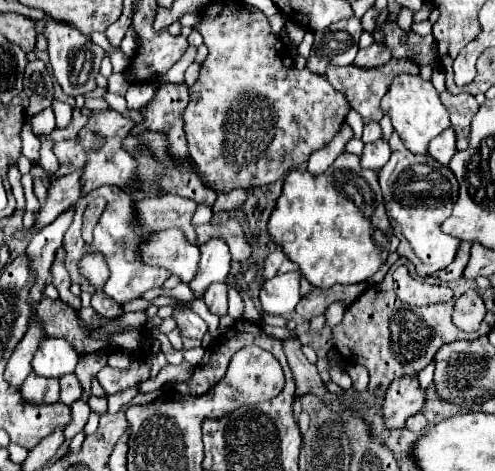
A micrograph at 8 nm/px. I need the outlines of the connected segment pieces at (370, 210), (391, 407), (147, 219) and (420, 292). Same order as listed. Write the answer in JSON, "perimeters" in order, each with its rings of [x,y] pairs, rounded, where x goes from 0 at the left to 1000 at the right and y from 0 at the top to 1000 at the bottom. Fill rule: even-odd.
{"perimeters":[[[[689,325],[681,342],[653,367],[628,372],[616,359],[596,359],[576,376],[572,414],[560,423],[560,435],[543,465],[547,512],[560,516],[572,537],[604,563],[612,588],[632,605],[661,614],[669,605],[713,605],[741,597],[762,580],[770,558],[782,554],[782,541],[794,537],[806,520],[806,507],[794,495],[794,482],[778,456],[778,427],[762,389],[762,367],[733,359],[725,333],[709,325]]],[[[802,805],[774,851],[770,868],[770,890],[774,902],[794,915],[794,911],[814,911],[822,885],[838,881],[859,856],[859,834],[846,826],[842,805]]],[[[329,414],[329,418],[297,418],[277,431],[281,473],[297,490],[325,490],[362,482],[370,486],[374,503],[394,518],[396,495],[386,482],[386,465],[394,456],[398,431],[386,423],[370,423],[358,414]]],[[[806,563],[794,580],[798,592],[798,622],[814,643],[826,648],[867,648],[873,643],[895,643],[915,631],[915,618],[905,607],[867,605],[867,601],[846,601],[838,597],[818,563]]]]}

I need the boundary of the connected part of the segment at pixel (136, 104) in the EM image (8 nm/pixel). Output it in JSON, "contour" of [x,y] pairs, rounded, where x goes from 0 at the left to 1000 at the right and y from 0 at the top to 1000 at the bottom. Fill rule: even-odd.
{"contour":[[[273,176],[273,180],[261,180],[261,193],[253,197],[261,231],[293,227],[309,210],[313,189],[317,189],[313,176]]]}

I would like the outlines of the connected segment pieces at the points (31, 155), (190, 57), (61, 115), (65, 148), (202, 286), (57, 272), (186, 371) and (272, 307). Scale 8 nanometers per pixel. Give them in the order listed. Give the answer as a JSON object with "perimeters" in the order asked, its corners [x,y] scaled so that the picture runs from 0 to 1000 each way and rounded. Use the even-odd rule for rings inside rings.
{"perimeters":[[[[53,240],[51,261],[42,278],[44,327],[55,333],[65,348],[71,348],[81,333],[83,301],[63,276],[63,248],[63,244]]],[[[382,100],[374,108],[374,121],[362,134],[354,134],[354,142],[341,155],[333,155],[325,172],[329,176],[374,176],[374,151],[394,130],[394,117],[398,117],[398,100]]],[[[107,212],[103,229],[111,242],[113,272],[133,270],[145,253],[147,229],[129,217]]],[[[139,295],[139,299],[119,299],[107,308],[107,325],[119,338],[119,363],[115,372],[131,372],[147,359],[164,359],[172,350],[172,312],[156,299],[156,295]]],[[[446,503],[414,512],[410,520],[402,520],[402,529],[406,529],[402,592],[394,592],[394,601],[382,605],[398,626],[406,626],[426,601],[459,597],[467,558],[463,524]]],[[[119,524],[119,533],[115,533],[115,541],[111,541],[111,558],[107,558],[107,571],[103,571],[103,580],[107,580],[107,605],[115,609],[115,618],[119,618],[119,631],[131,639],[131,643],[139,643],[143,652],[152,652],[152,660],[160,660],[160,652],[164,652],[164,631],[160,626],[147,626],[143,622],[143,588],[139,588],[139,575],[131,571],[131,533],[127,533],[127,524]]],[[[370,766],[362,775],[337,773],[325,783],[319,796],[311,803],[301,803],[281,815],[283,834],[299,834],[323,826],[335,811],[370,811],[380,809],[390,794],[392,781]]],[[[584,575],[576,584],[539,592],[523,622],[531,660],[547,665],[547,669],[584,673],[608,635],[604,601],[608,601],[604,575]]]]}

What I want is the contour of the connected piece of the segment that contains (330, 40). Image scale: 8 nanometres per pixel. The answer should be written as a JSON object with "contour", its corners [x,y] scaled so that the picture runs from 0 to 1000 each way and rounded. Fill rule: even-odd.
{"contour":[[[721,36],[669,49],[653,66],[636,66],[636,91],[620,125],[620,146],[636,159],[657,159],[665,138],[709,138],[725,104],[729,66],[733,57]]]}

